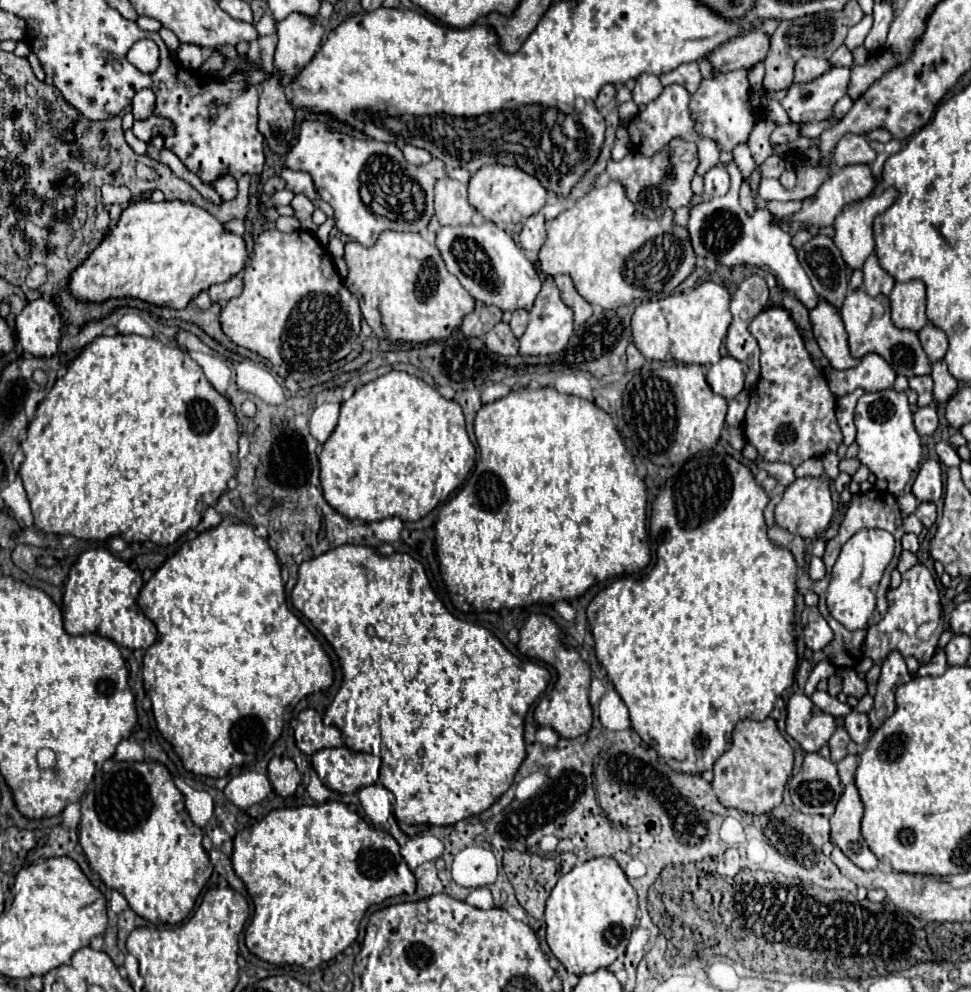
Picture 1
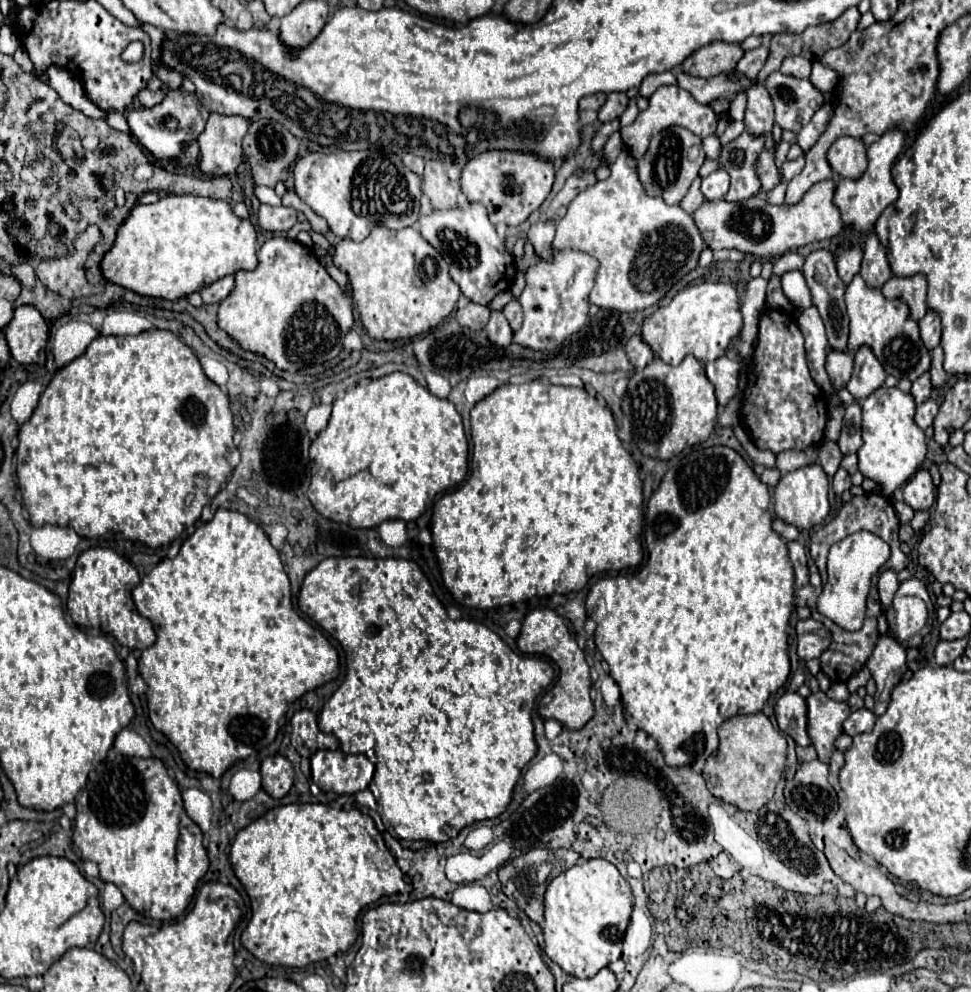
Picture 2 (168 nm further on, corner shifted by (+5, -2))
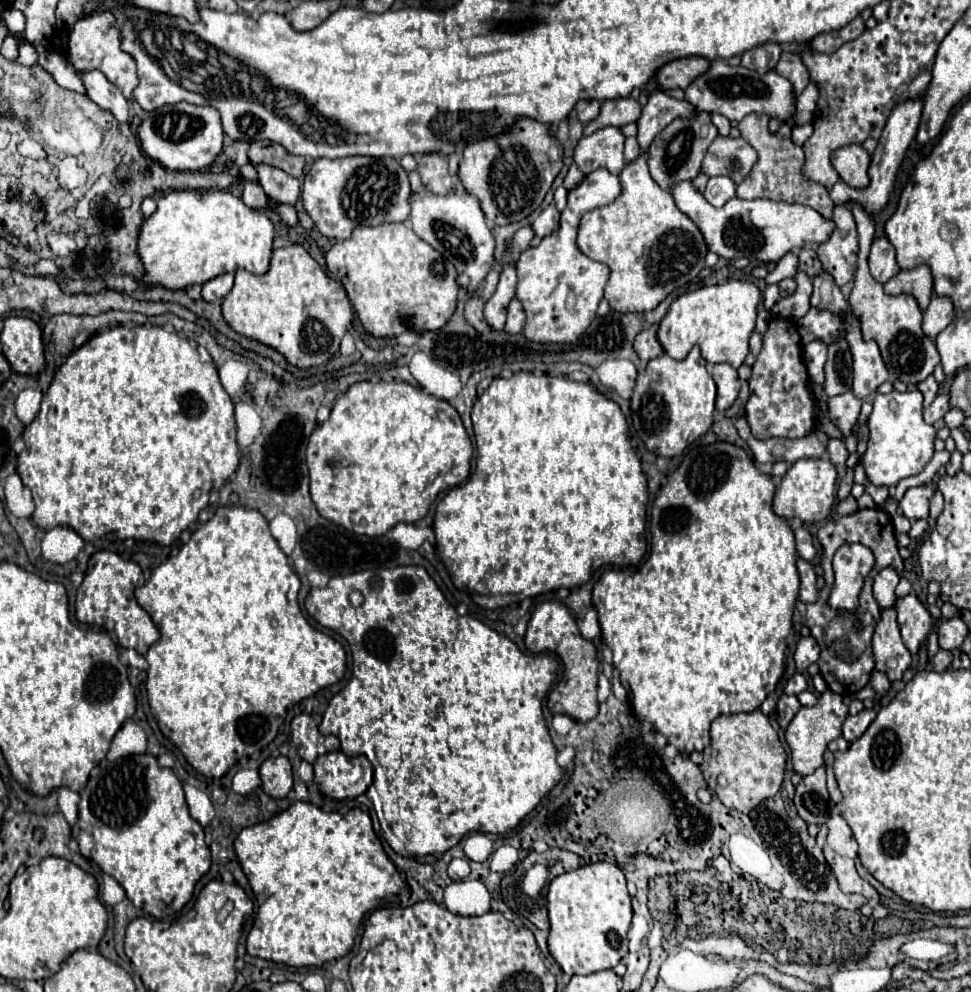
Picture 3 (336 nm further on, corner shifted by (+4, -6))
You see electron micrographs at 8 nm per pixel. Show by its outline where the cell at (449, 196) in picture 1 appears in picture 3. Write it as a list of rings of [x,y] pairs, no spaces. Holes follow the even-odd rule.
[[[440,153],[420,155],[418,173],[424,187],[434,195],[448,195],[454,189],[454,181],[448,173],[448,159]]]

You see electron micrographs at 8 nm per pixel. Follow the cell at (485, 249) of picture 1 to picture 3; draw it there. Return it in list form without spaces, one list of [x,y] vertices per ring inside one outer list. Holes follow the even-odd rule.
[[[456,189],[450,195],[434,195],[428,191],[412,195],[412,213],[410,213],[414,233],[424,239],[430,247],[442,253],[456,267],[456,281],[468,293],[478,295],[478,289],[494,265],[494,235],[486,225],[480,203],[474,195],[464,189]]]

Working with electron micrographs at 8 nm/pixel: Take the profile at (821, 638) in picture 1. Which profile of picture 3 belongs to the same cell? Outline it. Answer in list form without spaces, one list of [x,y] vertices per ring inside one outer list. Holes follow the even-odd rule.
[[[812,635],[808,637],[802,637],[798,641],[798,647],[796,647],[796,653],[794,653],[794,661],[796,661],[796,667],[800,673],[804,673],[812,663],[816,663],[820,659],[820,651],[818,651],[818,643]]]

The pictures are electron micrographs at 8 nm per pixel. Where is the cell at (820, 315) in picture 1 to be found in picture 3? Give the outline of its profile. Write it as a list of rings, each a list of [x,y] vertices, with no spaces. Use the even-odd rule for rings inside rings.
[[[846,391],[846,395],[836,395],[828,399],[828,417],[830,421],[848,437],[852,433],[852,425],[858,419],[862,401],[852,395],[852,391]]]

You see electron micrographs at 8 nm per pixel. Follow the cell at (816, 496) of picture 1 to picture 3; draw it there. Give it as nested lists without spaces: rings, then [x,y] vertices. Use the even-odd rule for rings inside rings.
[[[826,457],[800,459],[788,469],[780,489],[774,495],[774,513],[784,519],[798,517],[802,523],[824,521],[834,505],[834,489],[836,489],[836,469]]]

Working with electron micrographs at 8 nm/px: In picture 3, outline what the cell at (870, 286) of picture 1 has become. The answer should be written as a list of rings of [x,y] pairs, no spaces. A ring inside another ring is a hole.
[[[876,237],[872,241],[868,263],[870,263],[870,273],[878,283],[886,283],[900,271],[894,257],[894,247],[886,237]]]

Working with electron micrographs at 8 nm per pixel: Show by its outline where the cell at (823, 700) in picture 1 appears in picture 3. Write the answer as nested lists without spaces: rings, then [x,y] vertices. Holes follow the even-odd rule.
[[[824,691],[818,699],[816,705],[812,707],[802,707],[798,711],[798,715],[792,719],[792,723],[786,729],[786,743],[794,755],[794,769],[800,775],[810,775],[814,769],[824,765],[824,751],[828,747],[828,743],[832,739],[838,739],[842,735],[842,723],[848,717],[848,707],[844,705],[842,697],[832,693],[832,691]]]

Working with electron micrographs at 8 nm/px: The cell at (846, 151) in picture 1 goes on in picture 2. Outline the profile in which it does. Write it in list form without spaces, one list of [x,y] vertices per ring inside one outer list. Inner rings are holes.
[[[839,137],[831,145],[827,159],[833,171],[845,179],[859,179],[867,167],[865,145],[861,139],[853,137]]]

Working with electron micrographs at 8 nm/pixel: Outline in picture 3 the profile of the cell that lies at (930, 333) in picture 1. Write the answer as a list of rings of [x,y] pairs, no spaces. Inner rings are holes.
[[[932,295],[932,301],[928,309],[924,311],[924,321],[922,321],[922,331],[930,337],[936,339],[936,335],[946,329],[954,319],[954,305],[948,297],[938,297]]]

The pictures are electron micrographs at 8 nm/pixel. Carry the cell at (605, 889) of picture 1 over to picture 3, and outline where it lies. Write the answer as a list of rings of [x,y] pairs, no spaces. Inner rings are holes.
[[[598,861],[592,865],[582,865],[572,873],[558,875],[548,885],[546,899],[548,899],[548,917],[550,917],[548,949],[566,975],[590,975],[602,969],[614,969],[620,963],[620,959],[628,953],[626,933],[632,921],[632,905],[630,905],[630,893],[626,889],[624,873],[616,865]]]

